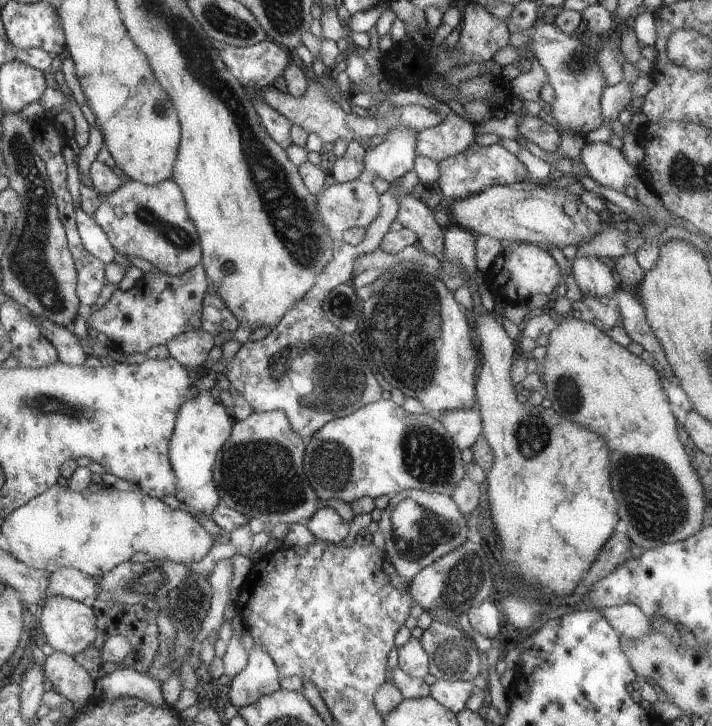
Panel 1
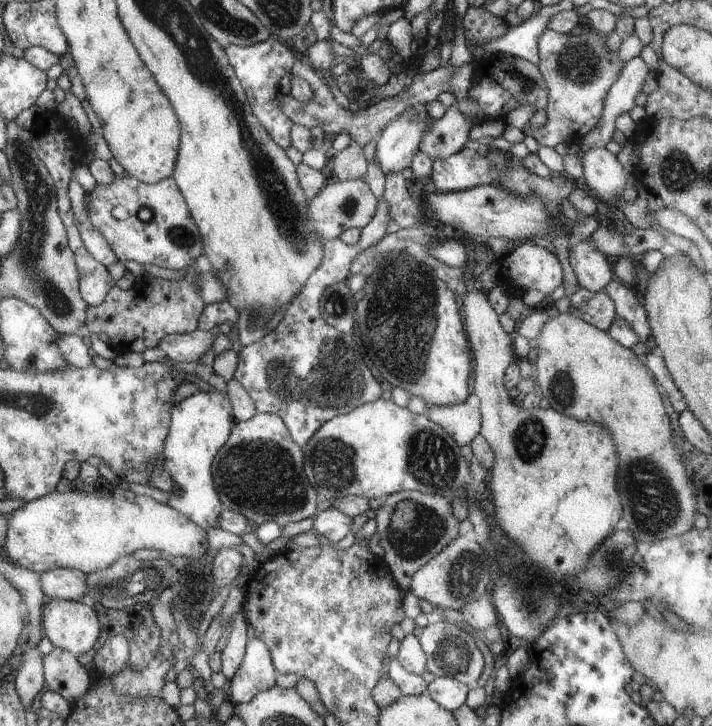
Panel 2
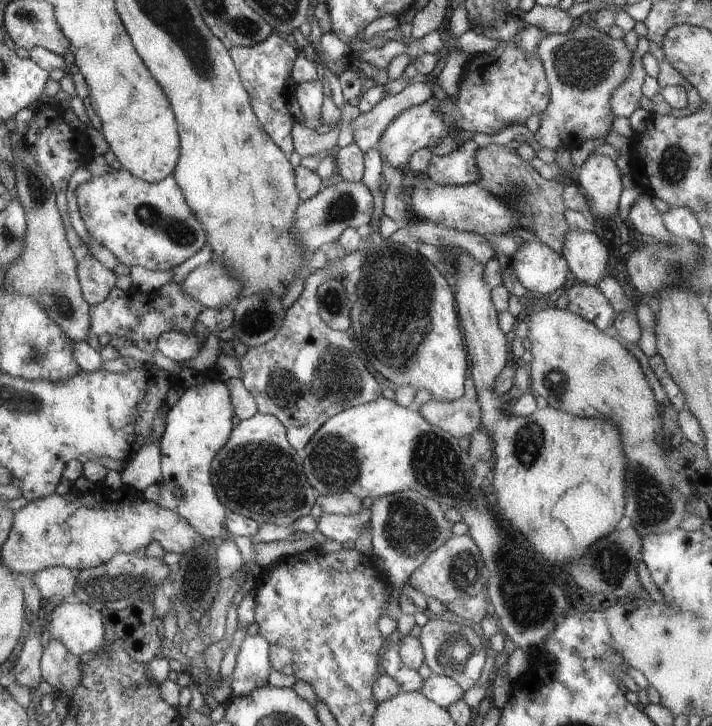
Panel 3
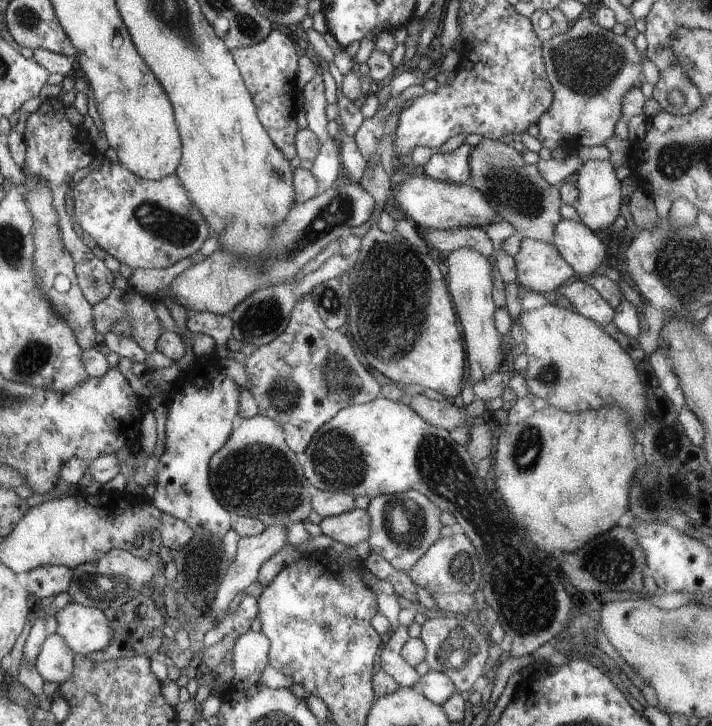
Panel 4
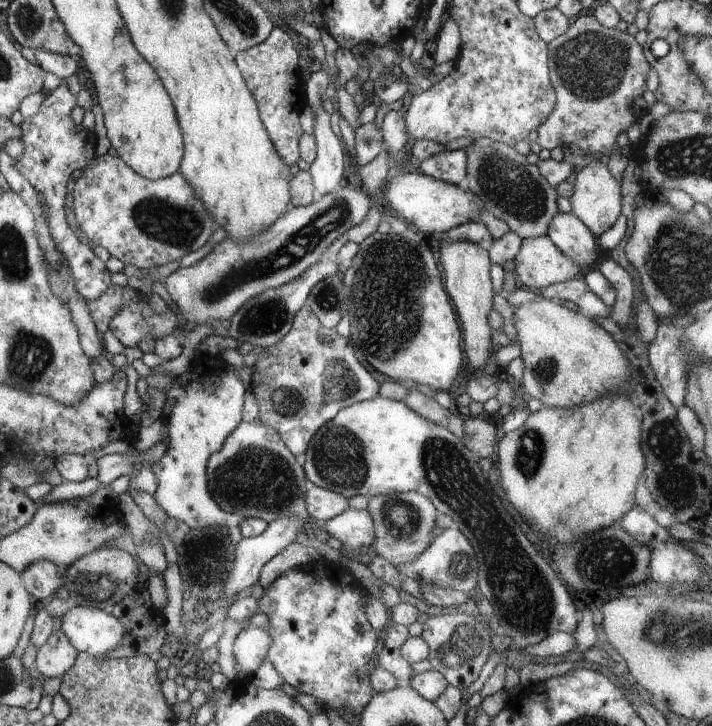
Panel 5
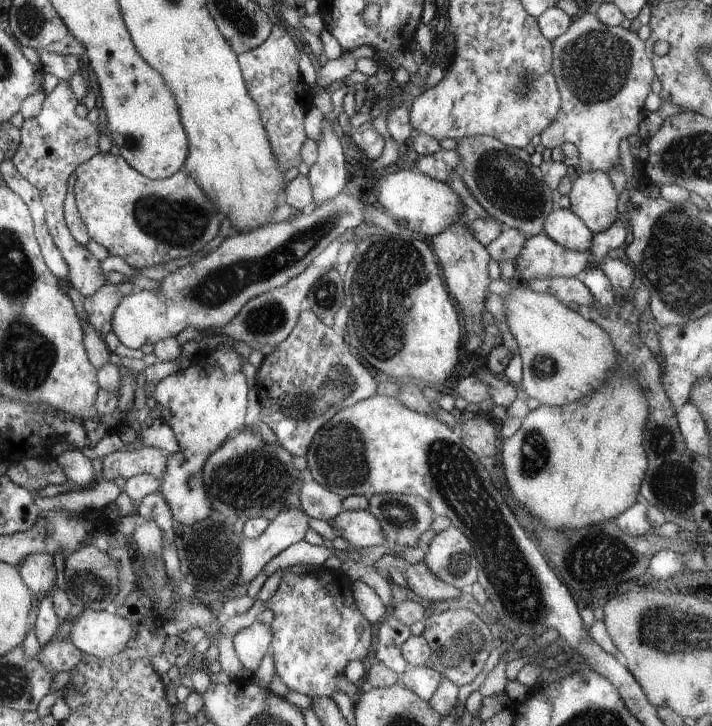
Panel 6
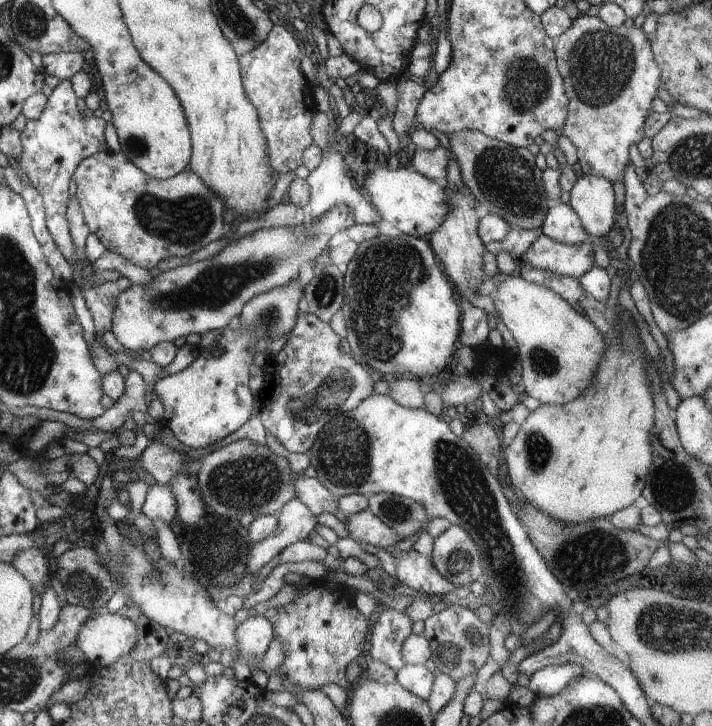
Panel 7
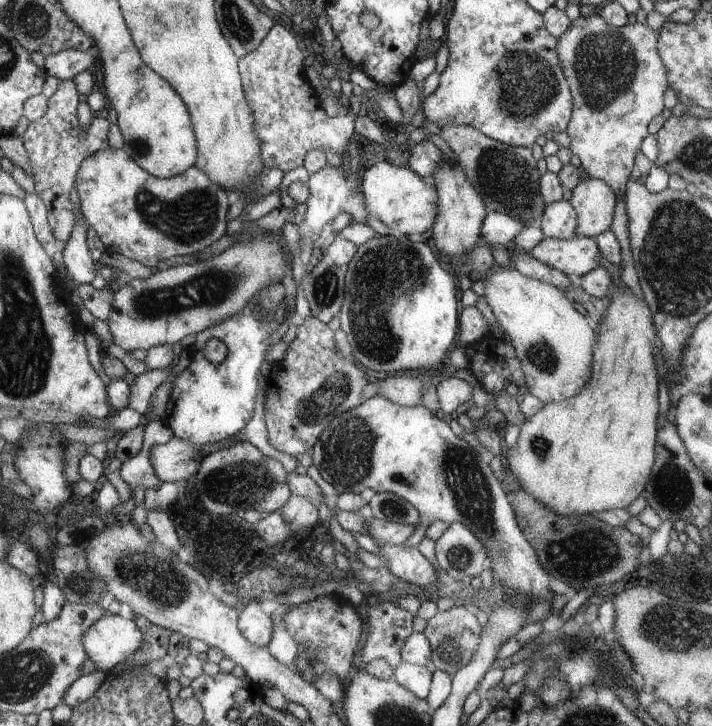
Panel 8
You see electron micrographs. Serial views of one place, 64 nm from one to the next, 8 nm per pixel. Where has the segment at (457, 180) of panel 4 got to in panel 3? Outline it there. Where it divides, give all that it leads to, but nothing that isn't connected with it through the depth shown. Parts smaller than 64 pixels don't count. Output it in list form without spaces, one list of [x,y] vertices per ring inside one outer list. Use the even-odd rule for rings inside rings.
[[[471,139],[460,143],[448,155],[434,155],[430,160],[426,178],[440,185],[467,186],[478,184],[479,168],[475,155],[479,146]]]

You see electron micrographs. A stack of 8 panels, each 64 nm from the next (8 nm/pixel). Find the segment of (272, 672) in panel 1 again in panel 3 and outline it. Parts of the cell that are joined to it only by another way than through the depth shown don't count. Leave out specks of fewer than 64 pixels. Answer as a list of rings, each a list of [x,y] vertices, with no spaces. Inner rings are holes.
[[[259,634],[247,635],[240,644],[237,664],[230,681],[232,696],[245,696],[256,688],[268,685],[267,679],[271,672],[269,643]]]

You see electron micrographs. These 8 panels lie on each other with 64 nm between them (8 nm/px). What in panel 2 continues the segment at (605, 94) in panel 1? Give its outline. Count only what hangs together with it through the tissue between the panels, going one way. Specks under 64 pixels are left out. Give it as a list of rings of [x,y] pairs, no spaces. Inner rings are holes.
[[[640,55],[625,63],[618,80],[612,84],[604,98],[604,112],[598,126],[578,142],[580,151],[606,146],[613,140],[616,118],[636,106],[634,100],[642,91],[649,73],[650,69]]]

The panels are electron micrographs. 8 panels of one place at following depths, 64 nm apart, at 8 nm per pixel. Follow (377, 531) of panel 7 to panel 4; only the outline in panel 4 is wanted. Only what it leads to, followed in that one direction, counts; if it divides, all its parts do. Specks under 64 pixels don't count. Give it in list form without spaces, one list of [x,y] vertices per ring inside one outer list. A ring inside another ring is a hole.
[[[366,510],[352,511],[327,517],[320,522],[320,530],[334,541],[354,547],[371,536],[371,519]]]

